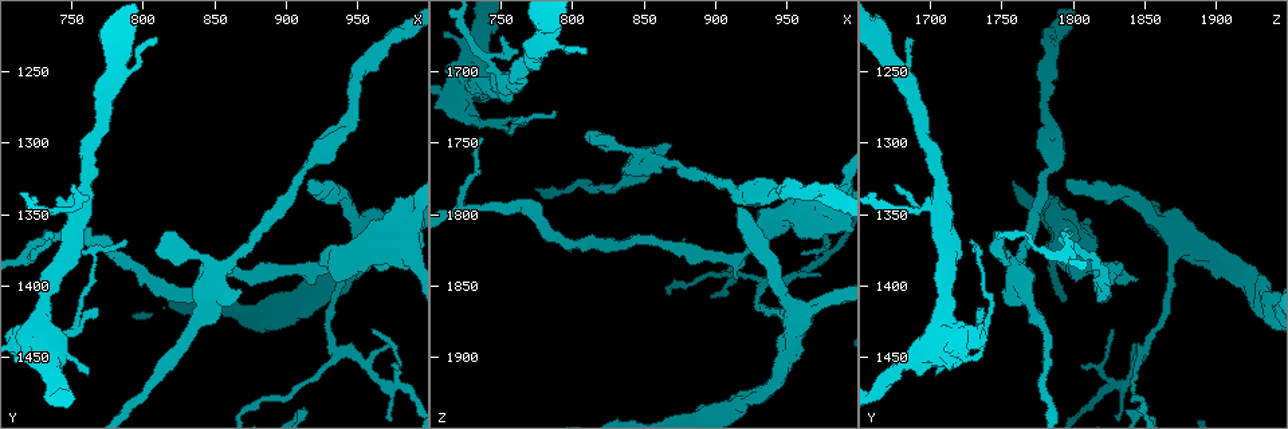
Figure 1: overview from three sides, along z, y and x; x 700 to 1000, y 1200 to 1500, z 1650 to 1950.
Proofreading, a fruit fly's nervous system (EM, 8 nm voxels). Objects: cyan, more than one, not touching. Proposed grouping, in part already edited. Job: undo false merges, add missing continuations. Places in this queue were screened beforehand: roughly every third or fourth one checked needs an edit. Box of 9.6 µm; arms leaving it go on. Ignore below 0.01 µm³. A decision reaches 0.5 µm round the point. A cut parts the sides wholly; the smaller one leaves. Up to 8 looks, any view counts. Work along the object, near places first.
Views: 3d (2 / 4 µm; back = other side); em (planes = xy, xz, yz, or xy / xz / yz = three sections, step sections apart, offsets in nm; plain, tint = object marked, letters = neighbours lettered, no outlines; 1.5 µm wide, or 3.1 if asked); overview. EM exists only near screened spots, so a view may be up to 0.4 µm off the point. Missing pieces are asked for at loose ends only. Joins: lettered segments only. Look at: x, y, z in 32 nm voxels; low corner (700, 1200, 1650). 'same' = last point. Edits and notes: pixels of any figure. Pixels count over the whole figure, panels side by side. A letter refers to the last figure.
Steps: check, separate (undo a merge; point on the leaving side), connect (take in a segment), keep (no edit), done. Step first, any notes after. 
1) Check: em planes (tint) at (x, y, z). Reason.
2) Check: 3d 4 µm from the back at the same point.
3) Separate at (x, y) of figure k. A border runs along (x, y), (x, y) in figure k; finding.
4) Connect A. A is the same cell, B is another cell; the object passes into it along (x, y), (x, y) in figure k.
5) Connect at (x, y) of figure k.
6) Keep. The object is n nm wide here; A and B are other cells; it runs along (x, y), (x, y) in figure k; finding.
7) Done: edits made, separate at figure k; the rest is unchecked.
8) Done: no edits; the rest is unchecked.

Check: 3d 2 µm from the back at (946, 1272, 1780). Calibre changes.

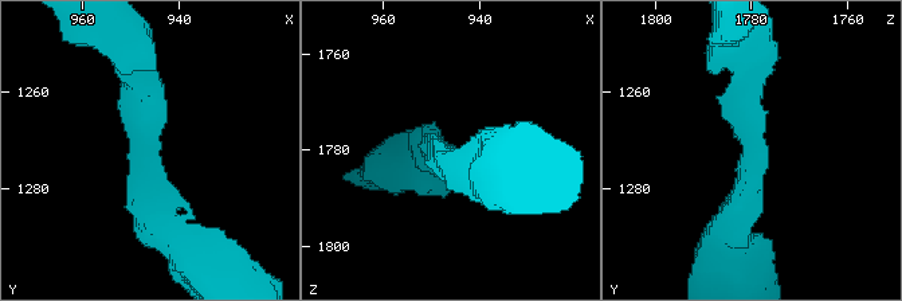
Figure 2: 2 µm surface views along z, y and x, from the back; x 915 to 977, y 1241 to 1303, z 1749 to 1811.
Check: em planes (letters) at (947, 1271, 1781). The arms are 280, 280 nm wide.

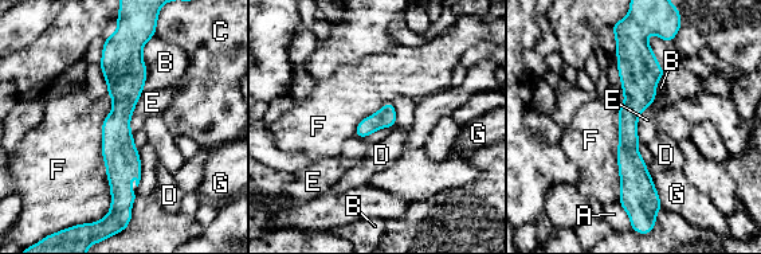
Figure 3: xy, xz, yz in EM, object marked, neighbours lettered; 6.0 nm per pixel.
Keep. A, B, C, D, E, F and G are other cells; it runs along (113, 45), (121, 61), (126, 206) in figure 3; one neuron here.

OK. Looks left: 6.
Check: em planes (tint) at (914, 1396, 1844). Branch stops here.

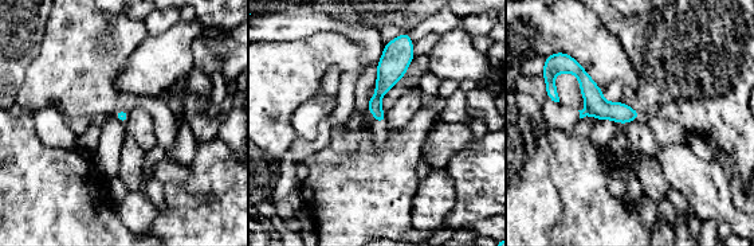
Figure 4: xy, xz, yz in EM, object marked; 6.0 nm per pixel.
Check: em planes (letters) at the same point.

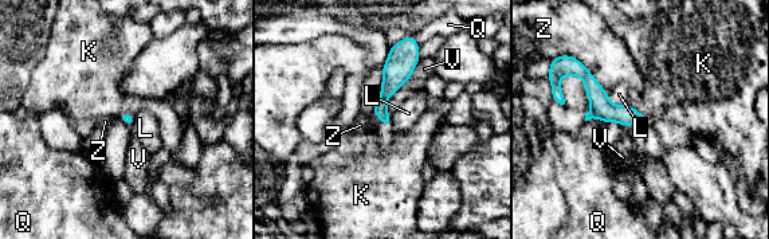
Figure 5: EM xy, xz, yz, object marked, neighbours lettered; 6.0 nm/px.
Keep. The longest contact is with V, 400 nm; K, L, Q, V and Z are other cells; a border runs along (628, 104), (644, 116) in figure 5; no lettered segment goes on from it.

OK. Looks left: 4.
Check: em yz step 4 (tint) at (794, 1482, 1784). Thin neck.

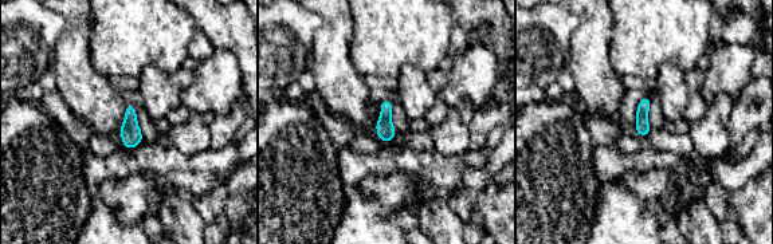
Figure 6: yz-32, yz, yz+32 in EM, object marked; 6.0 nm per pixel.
Check: em planes (letters) at the same point.

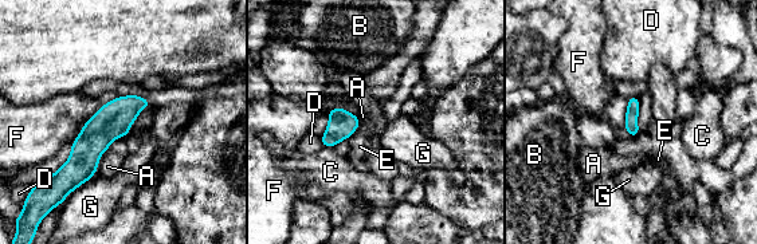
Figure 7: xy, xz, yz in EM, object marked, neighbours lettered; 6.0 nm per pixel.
Keep. The longest contact is with F, 300 nm; A, B, C, D, E, F and G are other cells; a border runs along (102, 106), (71, 144) in figure 7; one neuron here.

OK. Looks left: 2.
Done: no edits; the rest is unchecked.

